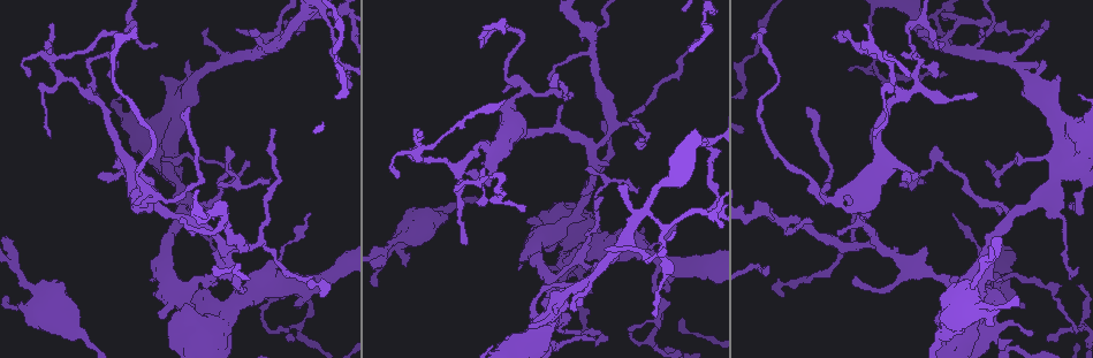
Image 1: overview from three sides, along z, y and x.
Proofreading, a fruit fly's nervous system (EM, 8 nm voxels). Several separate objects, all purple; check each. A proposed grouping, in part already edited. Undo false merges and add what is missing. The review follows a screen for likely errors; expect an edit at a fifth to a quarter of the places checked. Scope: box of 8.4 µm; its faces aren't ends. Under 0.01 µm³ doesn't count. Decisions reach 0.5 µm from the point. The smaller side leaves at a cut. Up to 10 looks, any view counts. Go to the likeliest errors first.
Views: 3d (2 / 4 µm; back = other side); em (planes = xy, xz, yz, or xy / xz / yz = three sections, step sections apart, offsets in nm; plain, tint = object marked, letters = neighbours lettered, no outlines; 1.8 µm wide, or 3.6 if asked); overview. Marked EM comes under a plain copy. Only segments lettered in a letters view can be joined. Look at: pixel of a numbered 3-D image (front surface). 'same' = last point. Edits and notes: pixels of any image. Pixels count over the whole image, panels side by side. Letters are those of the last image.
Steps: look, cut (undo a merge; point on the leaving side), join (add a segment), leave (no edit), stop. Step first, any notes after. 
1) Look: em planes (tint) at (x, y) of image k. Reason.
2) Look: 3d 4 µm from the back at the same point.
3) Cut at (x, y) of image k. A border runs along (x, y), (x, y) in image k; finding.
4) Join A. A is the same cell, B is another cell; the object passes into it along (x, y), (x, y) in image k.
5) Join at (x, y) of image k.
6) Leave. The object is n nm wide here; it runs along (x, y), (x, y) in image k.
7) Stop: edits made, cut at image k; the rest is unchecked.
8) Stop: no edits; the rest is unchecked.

Look: em planes (tint) at (324, 17) of image 1. Sharp bend.

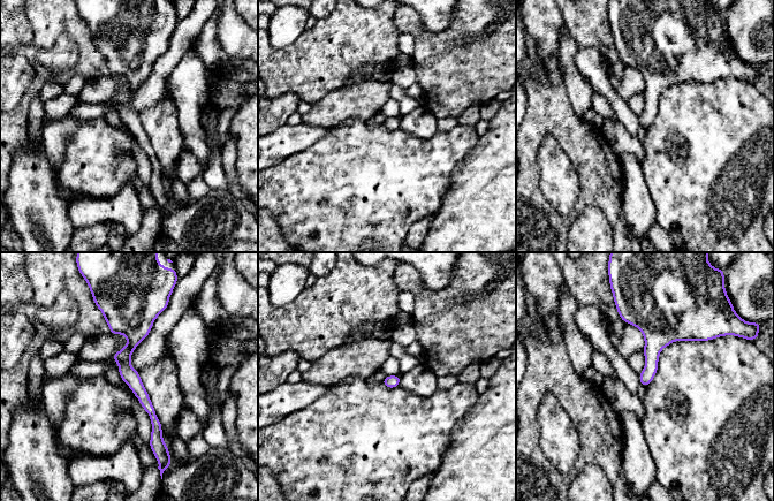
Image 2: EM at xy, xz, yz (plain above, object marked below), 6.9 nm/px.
Look: em planes (letters) at the same point.

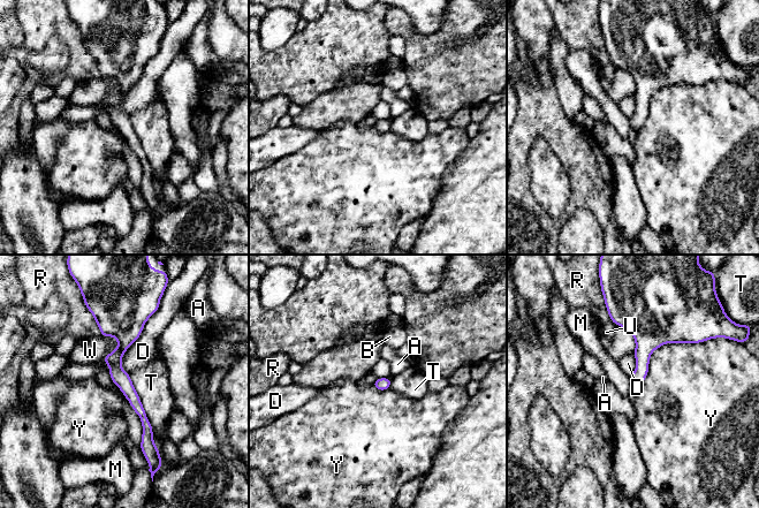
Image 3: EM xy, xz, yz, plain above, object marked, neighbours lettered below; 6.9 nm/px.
Leave. A, B, D, M, R, T, U, W and Y are other cells; a border runs along (704, 341), (658, 347), (636, 389) in image 3; all the same cell.

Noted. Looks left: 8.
Look: em planes (letters) at (941, 44) of image 1. Tapers out.

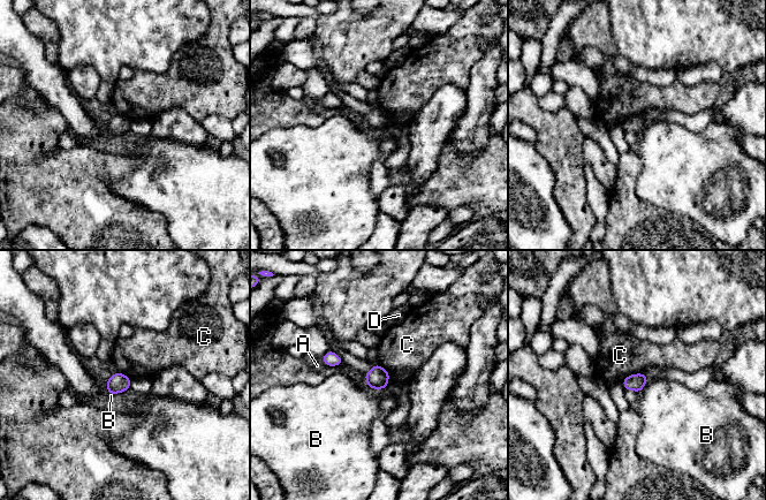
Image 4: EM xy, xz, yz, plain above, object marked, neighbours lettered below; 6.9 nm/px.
Leave. The object is 120 nm wide here; A, B, C and D are other cells; a border runs along (642, 372), (628, 374), (621, 380) in image 4; no lettered segment goes on from it.

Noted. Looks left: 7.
Look: 3d 2 µm at (1076, 197) of image 1. Calibre changes.

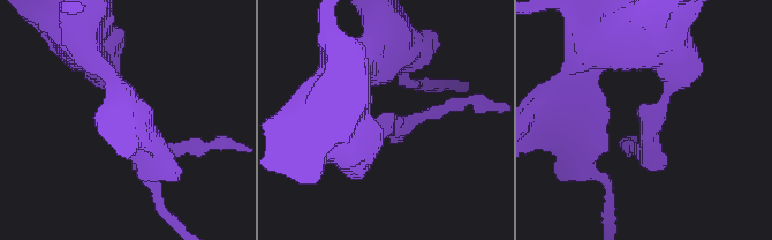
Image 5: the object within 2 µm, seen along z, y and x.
Look: em planes (letters) at (649, 118) of image 5.

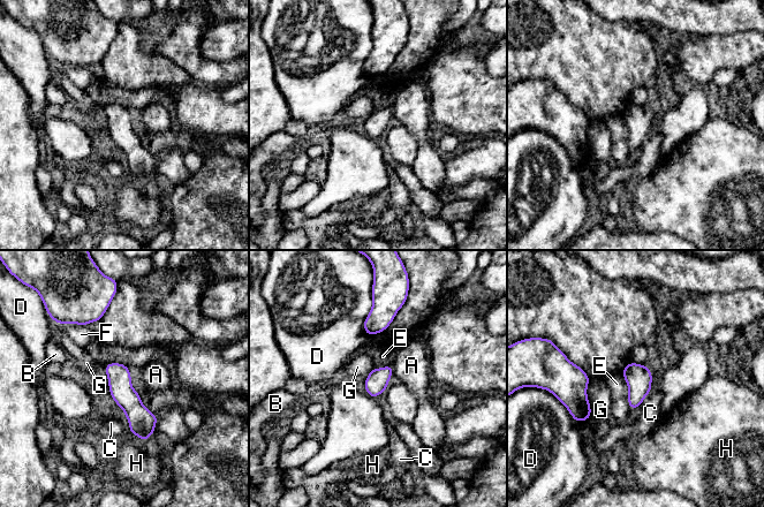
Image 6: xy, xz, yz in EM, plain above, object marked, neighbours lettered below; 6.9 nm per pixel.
Leave. A, B, C, D, E, F, G and H are other cells; one cell here.

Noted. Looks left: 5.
Look: em xy step 8 (tint) at (654, 316) of image 1. Thin end.

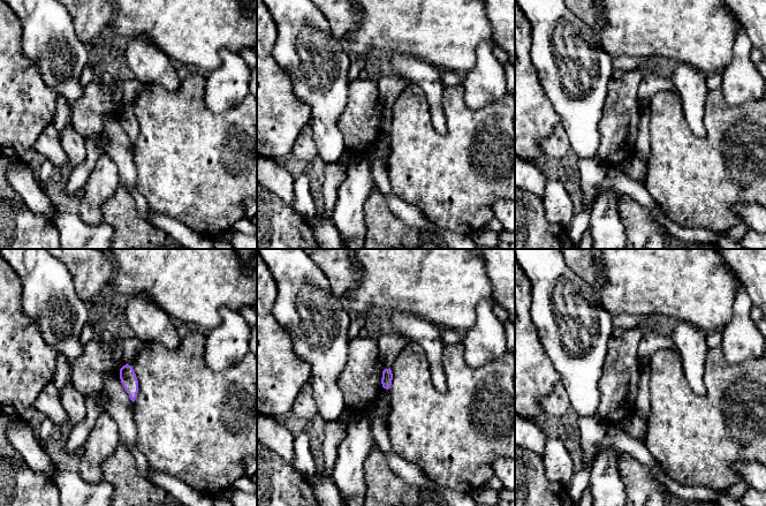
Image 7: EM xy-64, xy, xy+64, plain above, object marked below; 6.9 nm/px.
Look: em planes (letters) at the same point. Cut it another way.

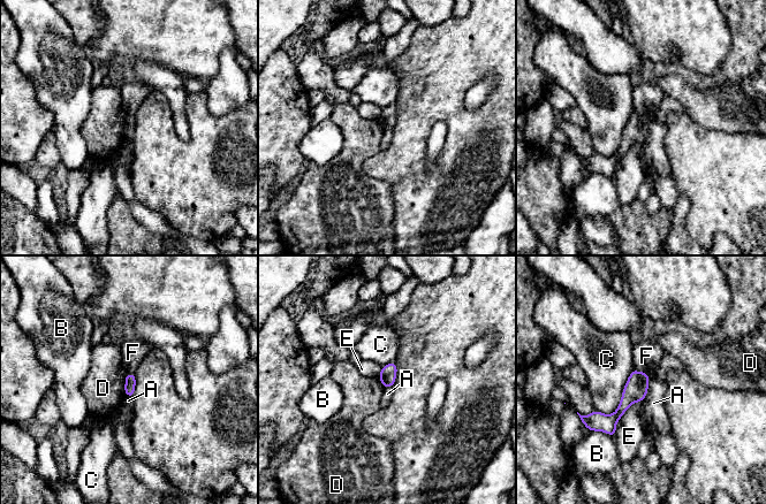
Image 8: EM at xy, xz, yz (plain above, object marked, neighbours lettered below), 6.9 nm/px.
Leave. The object is 80 nm wide here; A, B, C, D, E and F are other cells; it runs along (646, 376), (611, 420), (586, 420) in image 8; none of them fits.

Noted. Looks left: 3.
Stop: no edits; the rest is unchecked.

